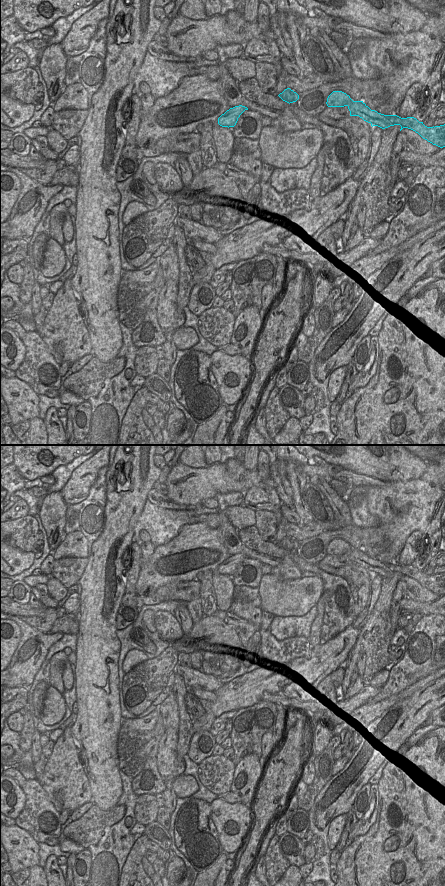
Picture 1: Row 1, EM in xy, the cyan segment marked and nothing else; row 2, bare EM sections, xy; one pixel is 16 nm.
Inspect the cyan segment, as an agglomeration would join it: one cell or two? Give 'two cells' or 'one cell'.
two cells

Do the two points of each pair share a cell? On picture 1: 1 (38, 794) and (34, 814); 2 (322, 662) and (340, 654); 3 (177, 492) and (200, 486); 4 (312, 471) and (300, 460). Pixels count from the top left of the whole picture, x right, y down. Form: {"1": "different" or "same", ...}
{"1": "same", "2": "same", "3": "same", "4": "different"}

